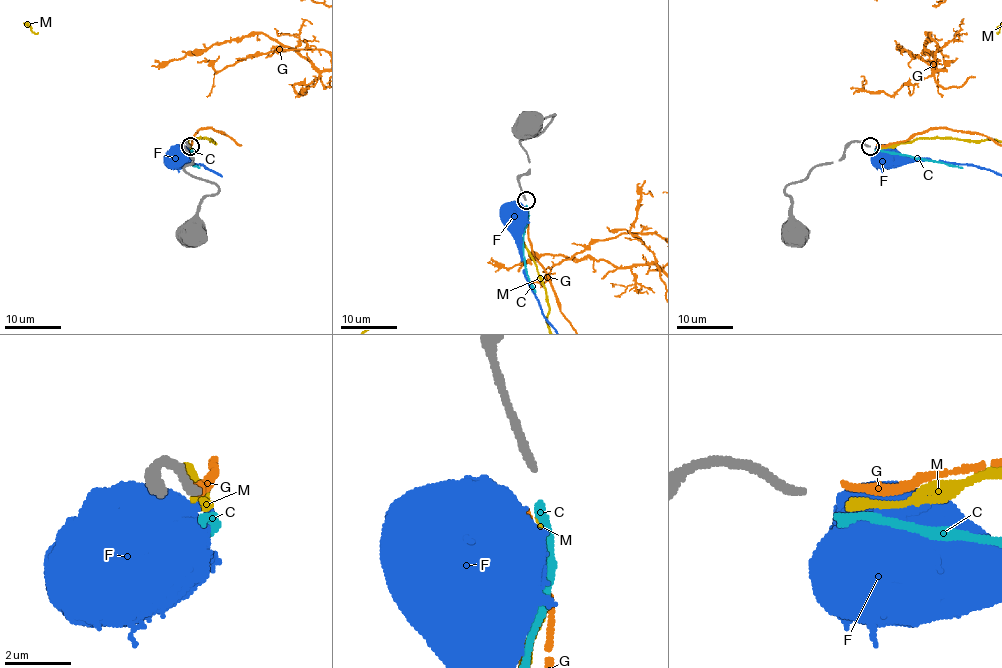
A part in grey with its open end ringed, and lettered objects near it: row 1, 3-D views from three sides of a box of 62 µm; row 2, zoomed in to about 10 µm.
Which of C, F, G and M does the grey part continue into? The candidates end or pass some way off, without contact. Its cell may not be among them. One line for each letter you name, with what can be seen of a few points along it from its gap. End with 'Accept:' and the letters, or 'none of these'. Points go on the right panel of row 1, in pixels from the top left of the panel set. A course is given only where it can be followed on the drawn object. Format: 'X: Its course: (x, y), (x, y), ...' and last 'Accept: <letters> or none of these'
Accept: none of these

